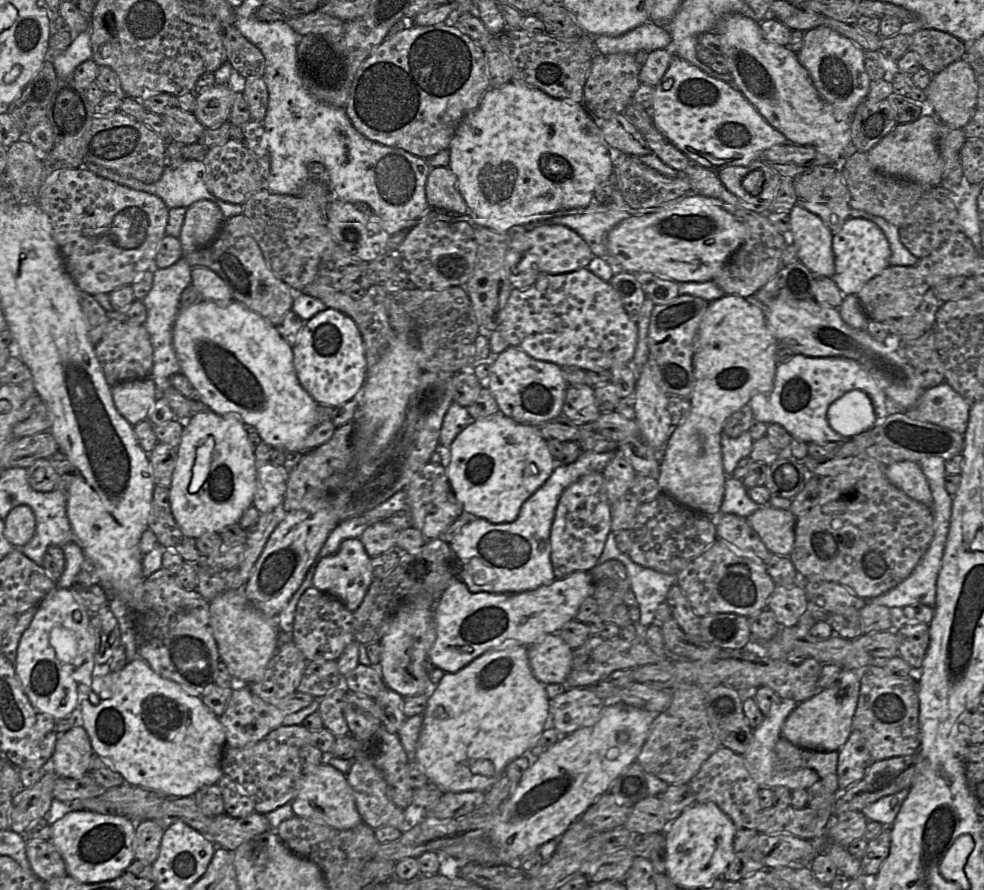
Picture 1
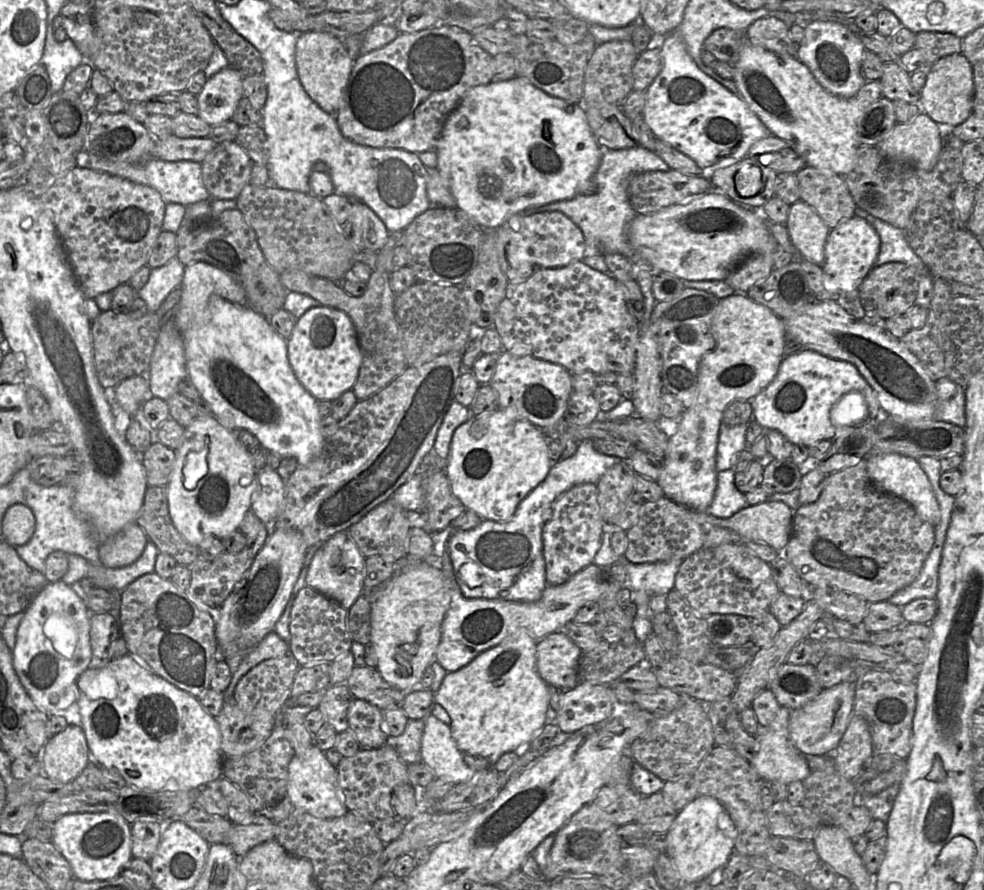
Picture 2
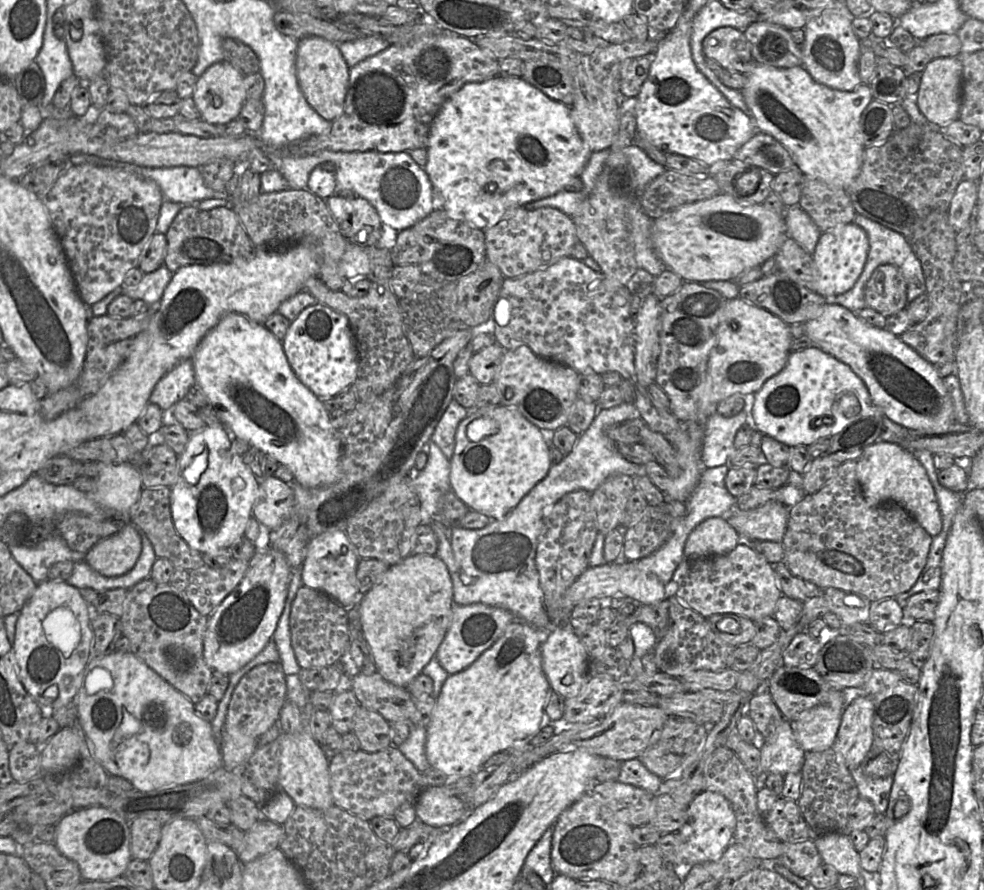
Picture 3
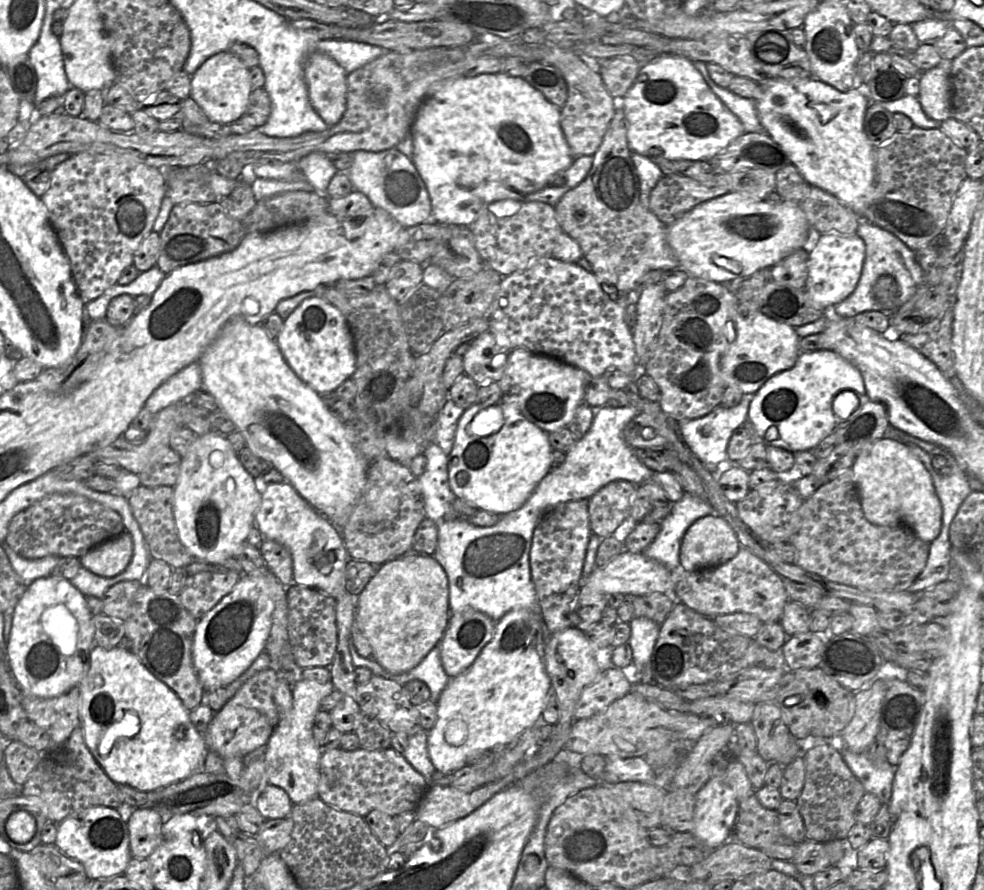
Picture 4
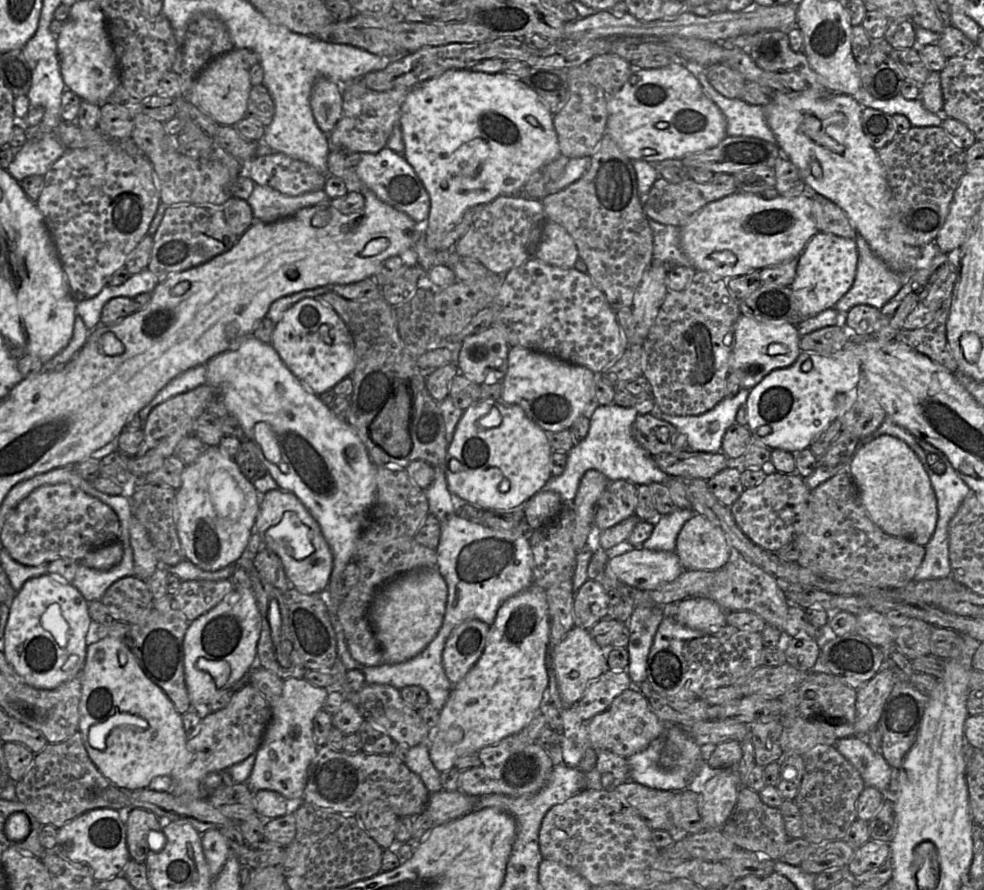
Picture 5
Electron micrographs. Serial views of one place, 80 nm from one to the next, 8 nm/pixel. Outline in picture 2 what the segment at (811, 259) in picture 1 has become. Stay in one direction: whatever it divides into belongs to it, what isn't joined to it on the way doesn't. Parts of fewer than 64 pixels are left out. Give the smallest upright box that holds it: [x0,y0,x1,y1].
[785,200,830,266]

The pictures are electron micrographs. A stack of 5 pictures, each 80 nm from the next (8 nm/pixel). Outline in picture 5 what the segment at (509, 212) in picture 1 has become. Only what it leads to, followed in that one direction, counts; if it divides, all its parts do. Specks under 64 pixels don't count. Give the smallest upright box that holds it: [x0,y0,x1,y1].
[399,70,561,275]

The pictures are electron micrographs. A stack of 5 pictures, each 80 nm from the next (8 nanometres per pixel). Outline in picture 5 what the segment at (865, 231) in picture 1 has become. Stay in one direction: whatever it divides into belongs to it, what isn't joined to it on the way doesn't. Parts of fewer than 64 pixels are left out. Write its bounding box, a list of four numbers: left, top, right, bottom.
[790,232,857,318]

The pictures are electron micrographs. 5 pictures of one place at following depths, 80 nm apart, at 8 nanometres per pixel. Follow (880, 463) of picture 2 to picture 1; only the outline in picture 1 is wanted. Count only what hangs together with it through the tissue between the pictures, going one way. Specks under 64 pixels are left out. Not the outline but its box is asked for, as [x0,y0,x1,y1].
[885,461,932,508]

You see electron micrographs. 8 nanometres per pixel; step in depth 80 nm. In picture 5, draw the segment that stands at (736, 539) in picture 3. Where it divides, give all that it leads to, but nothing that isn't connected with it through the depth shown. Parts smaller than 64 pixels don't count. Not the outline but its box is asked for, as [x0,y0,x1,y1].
[675,514,731,570]

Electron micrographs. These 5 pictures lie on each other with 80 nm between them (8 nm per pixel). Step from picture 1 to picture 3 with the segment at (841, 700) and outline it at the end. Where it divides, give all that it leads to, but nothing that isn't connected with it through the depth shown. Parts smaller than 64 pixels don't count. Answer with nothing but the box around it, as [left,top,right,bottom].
[790,705,844,752]

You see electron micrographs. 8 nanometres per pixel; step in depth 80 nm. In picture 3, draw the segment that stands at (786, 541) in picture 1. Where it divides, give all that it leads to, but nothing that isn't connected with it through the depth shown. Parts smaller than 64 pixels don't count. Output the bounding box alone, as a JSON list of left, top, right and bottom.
[724,501,789,543]

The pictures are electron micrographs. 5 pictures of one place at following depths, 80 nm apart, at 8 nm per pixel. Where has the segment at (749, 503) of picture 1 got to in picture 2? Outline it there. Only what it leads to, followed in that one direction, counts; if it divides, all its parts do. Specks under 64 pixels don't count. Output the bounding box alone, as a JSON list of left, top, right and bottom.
[706,468,749,518]

